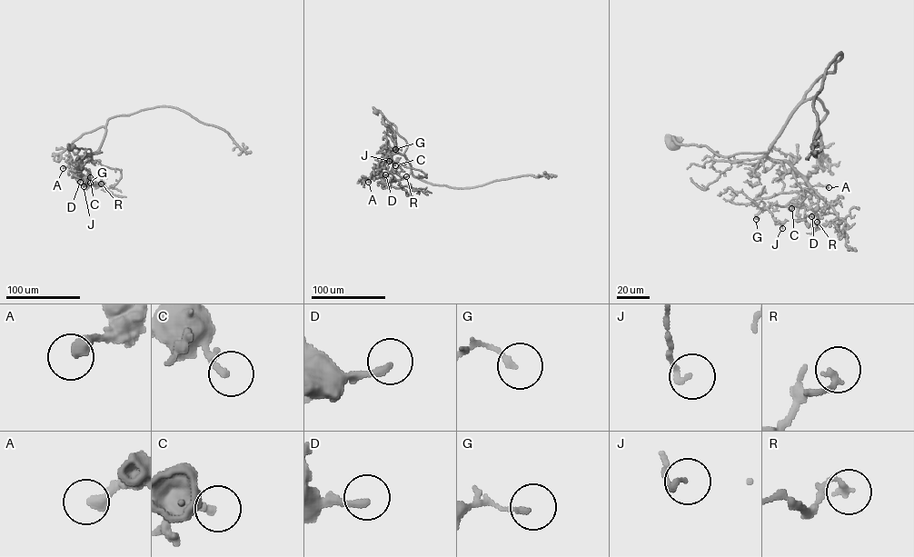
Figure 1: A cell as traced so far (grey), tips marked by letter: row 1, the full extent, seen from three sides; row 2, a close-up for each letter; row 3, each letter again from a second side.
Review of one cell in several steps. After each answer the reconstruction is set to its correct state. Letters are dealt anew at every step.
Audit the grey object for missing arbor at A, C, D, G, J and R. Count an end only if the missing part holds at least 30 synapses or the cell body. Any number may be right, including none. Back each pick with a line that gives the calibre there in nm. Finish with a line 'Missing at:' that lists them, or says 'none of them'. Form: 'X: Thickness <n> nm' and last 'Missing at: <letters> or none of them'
Missing at: none of them

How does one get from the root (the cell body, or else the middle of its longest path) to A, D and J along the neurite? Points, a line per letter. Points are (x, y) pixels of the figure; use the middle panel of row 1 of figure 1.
A: (375, 111), (394, 125), (407, 148), (402, 154), (394, 154), (380, 172), (372, 171), (368, 182)
D: (375, 111), (394, 125), (407, 144), (402, 154), (394, 154), (381, 170), (382, 181), (385, 174)
J: (375, 111), (394, 125), (407, 143), (404, 153), (394, 154), (381, 173), (379, 163), (388, 154), (389, 161)

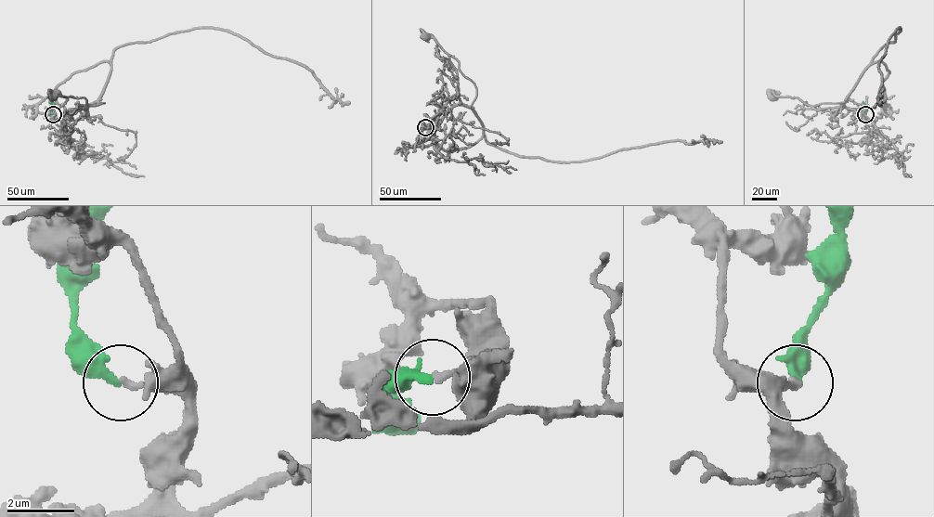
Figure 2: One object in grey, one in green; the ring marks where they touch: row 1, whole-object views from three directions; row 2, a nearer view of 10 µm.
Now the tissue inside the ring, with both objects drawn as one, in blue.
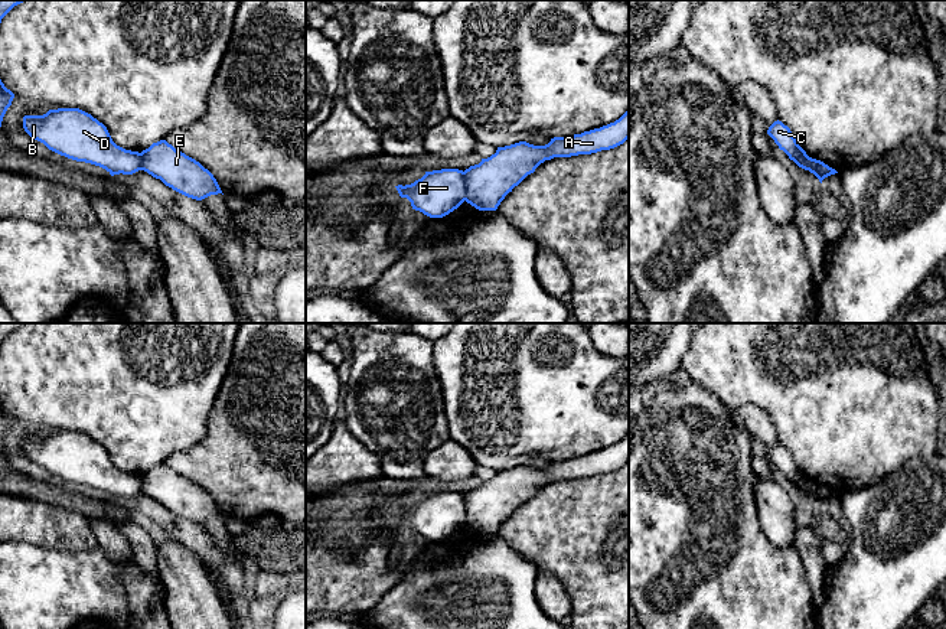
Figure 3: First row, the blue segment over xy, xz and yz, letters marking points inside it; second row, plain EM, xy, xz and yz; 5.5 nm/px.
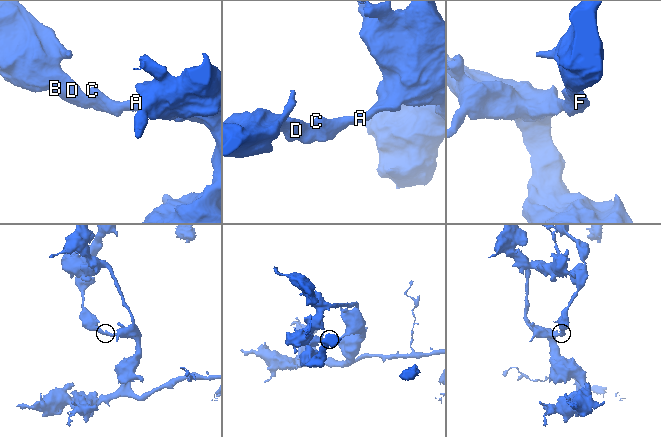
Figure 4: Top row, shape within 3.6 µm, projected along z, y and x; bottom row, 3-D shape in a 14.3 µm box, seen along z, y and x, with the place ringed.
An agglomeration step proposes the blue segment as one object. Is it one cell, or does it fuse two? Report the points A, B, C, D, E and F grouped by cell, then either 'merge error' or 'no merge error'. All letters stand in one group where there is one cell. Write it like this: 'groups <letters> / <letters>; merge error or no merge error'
groups A C E / B D F; merge error

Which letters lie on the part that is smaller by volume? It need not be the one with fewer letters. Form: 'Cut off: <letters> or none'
Cut off: B, D, F

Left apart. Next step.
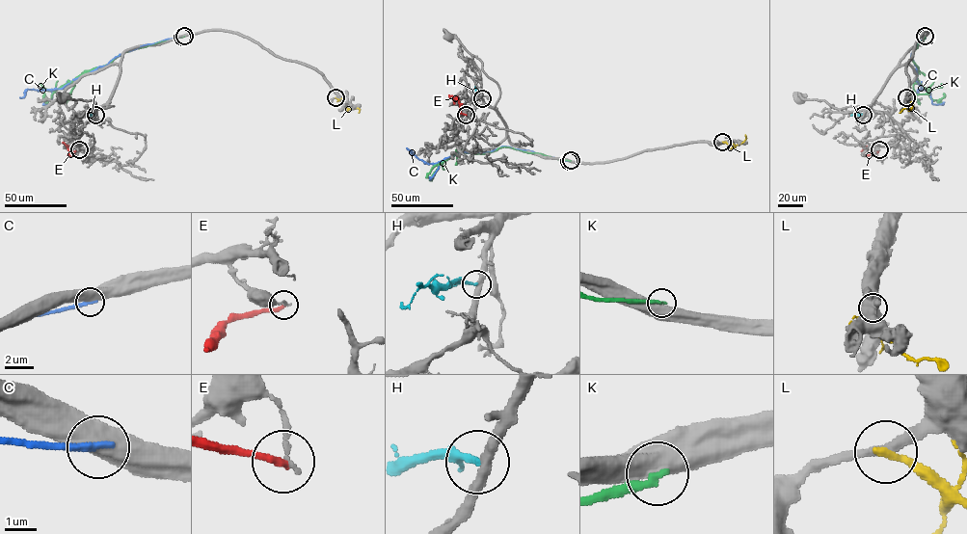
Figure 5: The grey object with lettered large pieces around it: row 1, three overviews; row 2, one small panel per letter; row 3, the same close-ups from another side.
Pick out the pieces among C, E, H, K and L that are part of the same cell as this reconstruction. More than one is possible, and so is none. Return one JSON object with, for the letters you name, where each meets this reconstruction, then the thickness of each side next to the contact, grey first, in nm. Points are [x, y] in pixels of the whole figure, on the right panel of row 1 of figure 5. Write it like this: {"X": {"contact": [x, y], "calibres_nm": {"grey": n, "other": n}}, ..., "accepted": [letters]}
{"H": {"contact": [863, 115], "calibres_nm": {"grey": 360, "other": 200}}, "accepted": ["H"]}

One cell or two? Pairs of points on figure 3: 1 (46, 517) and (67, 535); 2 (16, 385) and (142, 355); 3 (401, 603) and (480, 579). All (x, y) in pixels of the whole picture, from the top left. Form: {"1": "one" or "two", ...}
{"1": "one", "2": "one", "3": "one"}

